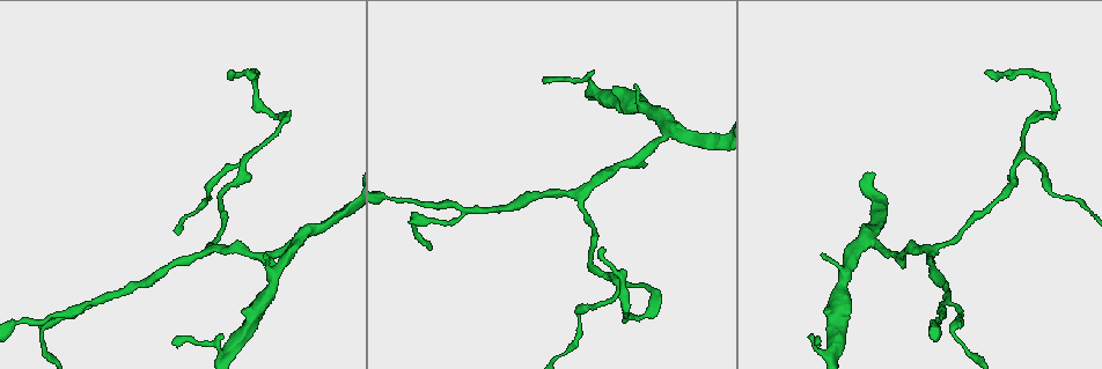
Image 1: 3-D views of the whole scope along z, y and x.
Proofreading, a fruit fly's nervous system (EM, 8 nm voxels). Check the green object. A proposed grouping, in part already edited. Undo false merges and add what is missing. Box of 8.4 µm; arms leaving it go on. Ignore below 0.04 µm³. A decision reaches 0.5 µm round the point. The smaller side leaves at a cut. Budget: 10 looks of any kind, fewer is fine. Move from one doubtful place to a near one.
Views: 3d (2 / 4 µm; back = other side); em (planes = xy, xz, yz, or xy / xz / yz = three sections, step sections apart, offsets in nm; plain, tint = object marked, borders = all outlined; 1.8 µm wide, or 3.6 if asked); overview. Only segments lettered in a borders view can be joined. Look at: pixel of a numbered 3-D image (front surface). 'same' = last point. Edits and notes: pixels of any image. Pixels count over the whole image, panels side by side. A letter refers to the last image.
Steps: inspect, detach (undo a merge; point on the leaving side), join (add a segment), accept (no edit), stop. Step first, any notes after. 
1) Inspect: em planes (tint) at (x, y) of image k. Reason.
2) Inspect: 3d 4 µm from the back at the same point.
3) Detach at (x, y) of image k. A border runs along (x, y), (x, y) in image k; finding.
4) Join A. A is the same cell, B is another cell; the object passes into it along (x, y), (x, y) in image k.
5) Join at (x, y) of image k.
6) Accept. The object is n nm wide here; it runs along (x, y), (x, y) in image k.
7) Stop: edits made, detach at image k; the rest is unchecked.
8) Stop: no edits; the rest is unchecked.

Inspect: em planes (plain) at (603, 249) of image 1. Branch stops here.

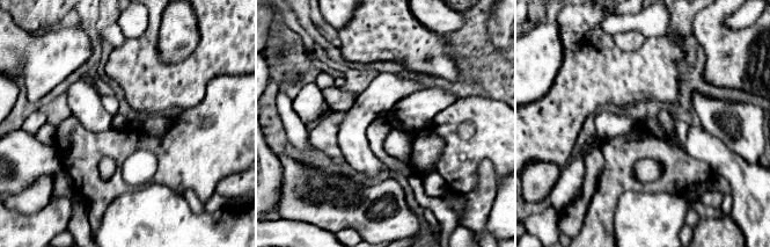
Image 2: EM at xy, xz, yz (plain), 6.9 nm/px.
Inspect: em planes (borders) at the same point.

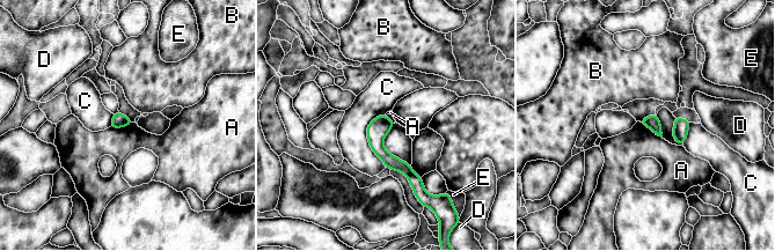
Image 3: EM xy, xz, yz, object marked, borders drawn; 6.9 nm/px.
Accept. A, B, C, D and E are other cells; a border runs along (134, 123), (128, 126), (110, 127) in image 3; none of them fits.

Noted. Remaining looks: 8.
Inspect: 3d 4 µm at (244, 163) of image 1. Side arm on a straight run.

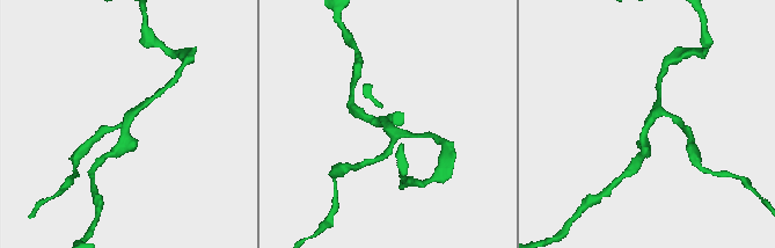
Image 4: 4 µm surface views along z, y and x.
Inspect: em 3.6 µm planes (tint) at (125, 124) of image 4. 3 arms meet here; now the EM.

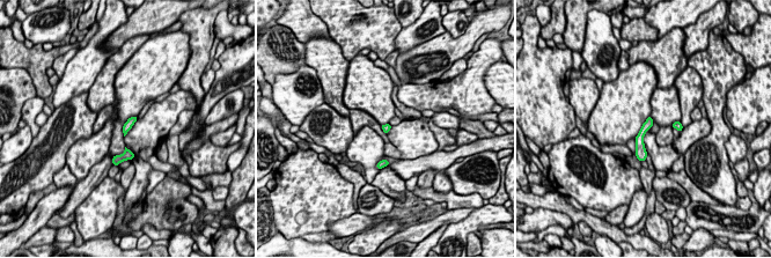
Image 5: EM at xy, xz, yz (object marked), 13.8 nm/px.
Inspect: em 3.6 µm planes (borders) at the same point. See the neighbours.

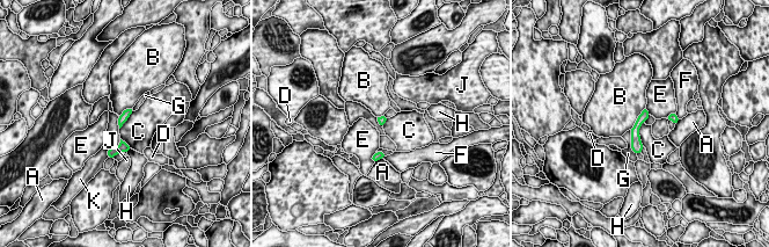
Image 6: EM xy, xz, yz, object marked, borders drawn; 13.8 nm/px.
Accept. A, B, C, D, E, F, G, H, J and K are other cells; a border runs along (644, 122), (639, 129), (643, 145) in image 6; continuous, no second neuron.

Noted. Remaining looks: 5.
Inspect: em 3.6 µm yz step 4 (borders) at (666, 125) of image 1. Abrupt turn.

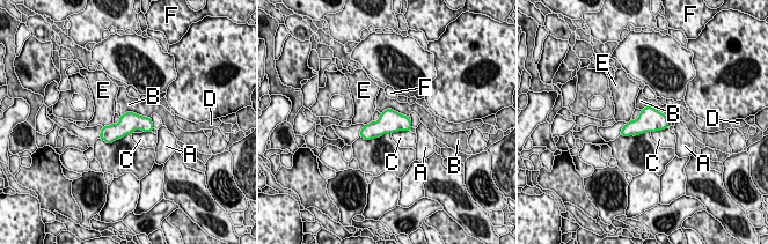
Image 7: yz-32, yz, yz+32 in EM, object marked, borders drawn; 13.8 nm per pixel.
Inspect: em 3.6 µm planes (borders) at the same point.

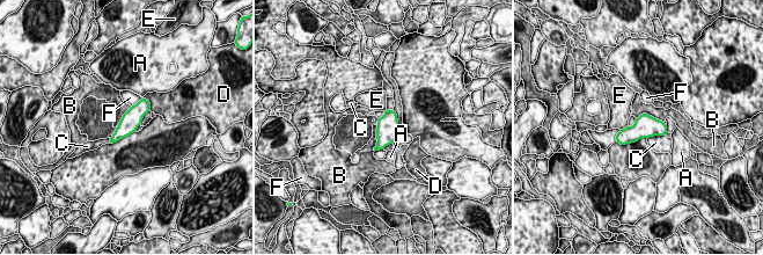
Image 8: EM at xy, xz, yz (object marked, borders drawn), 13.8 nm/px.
Accept. The object is 280 nm wide here; A, B, C, D, E and F are other cells; a border runs along (636, 117), (648, 114), (664, 122) in image 8; continuous, no second neuron.

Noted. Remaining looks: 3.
Inspect: em 3.6 µm planes (borders) at (949, 302) of image 1. Narrows sharply.

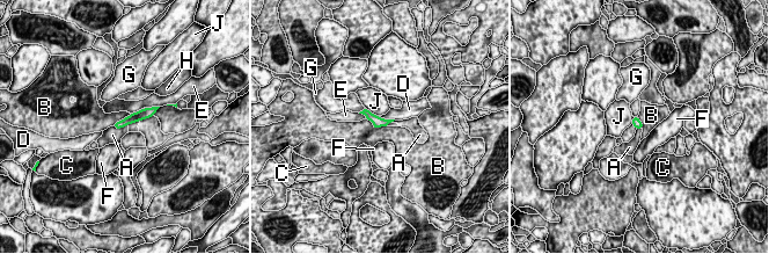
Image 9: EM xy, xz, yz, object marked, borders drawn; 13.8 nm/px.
Accept. A, B, C, D, E, F, G, H and J are other cells; all the same neuron.

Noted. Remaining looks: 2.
Stop: no edits; the rest is unchecked.

